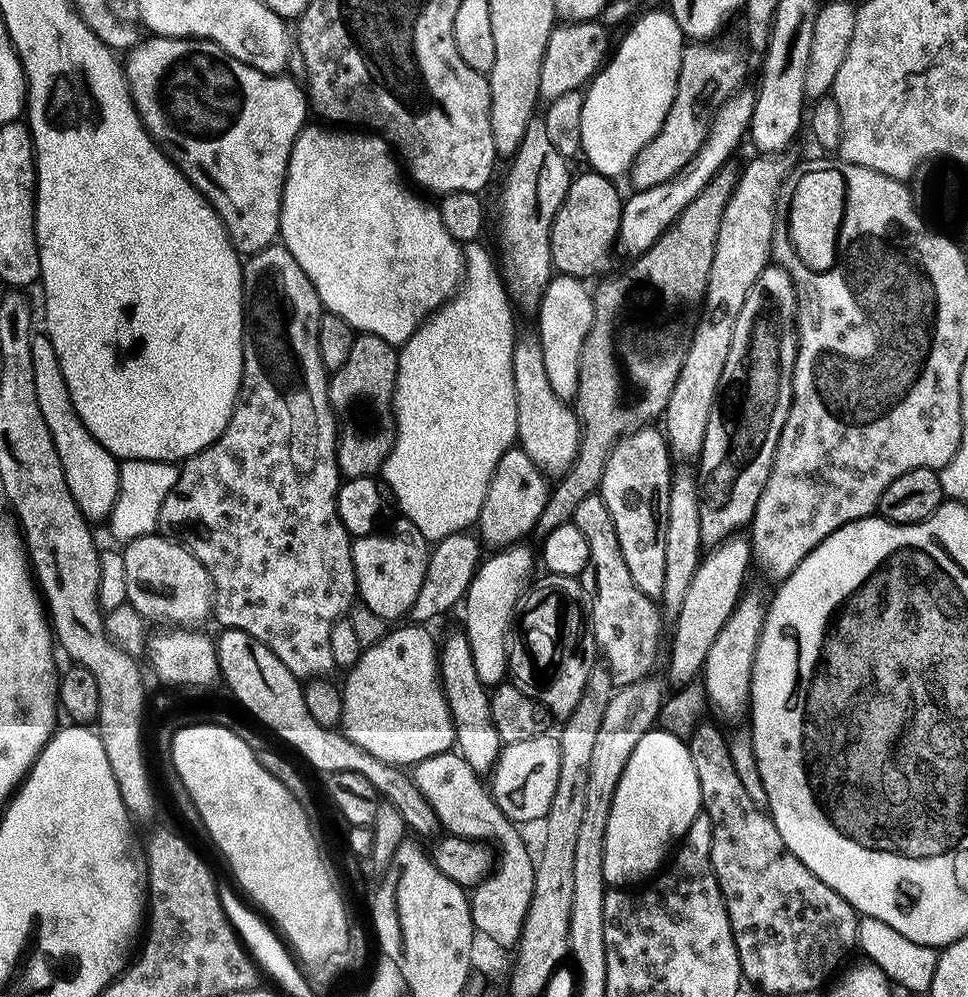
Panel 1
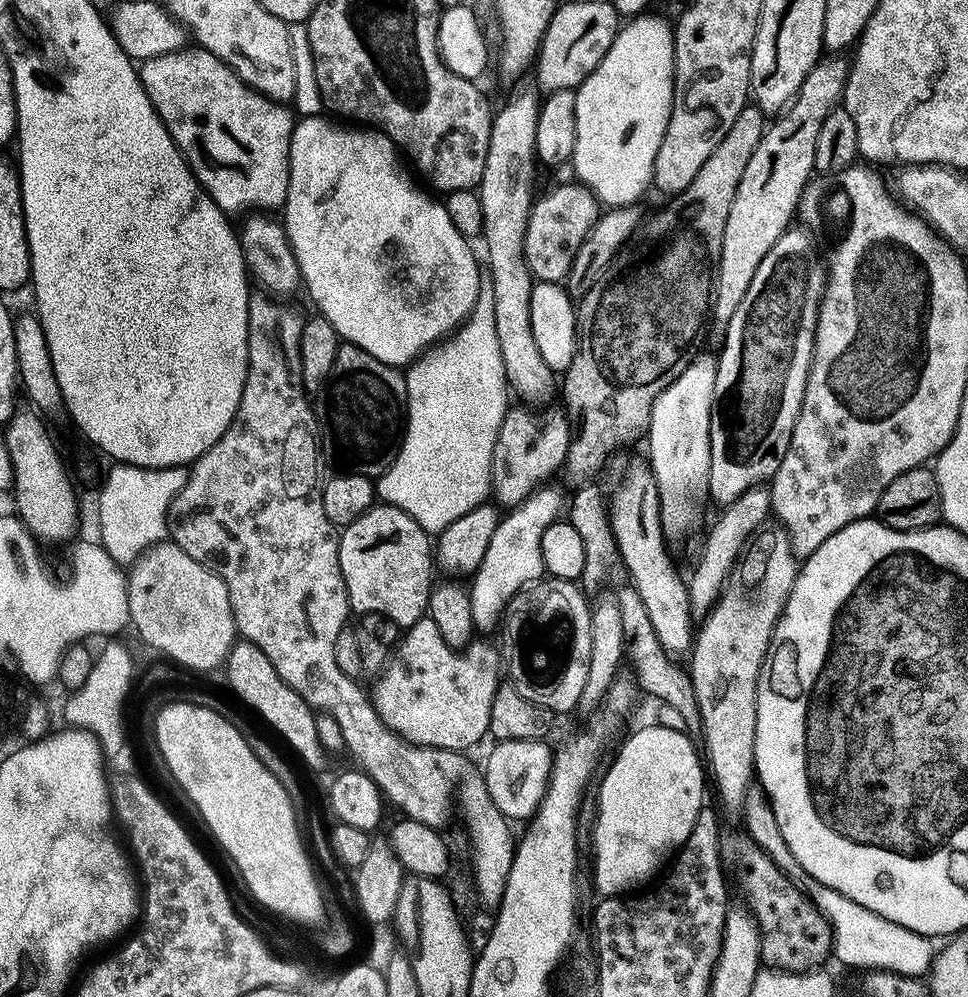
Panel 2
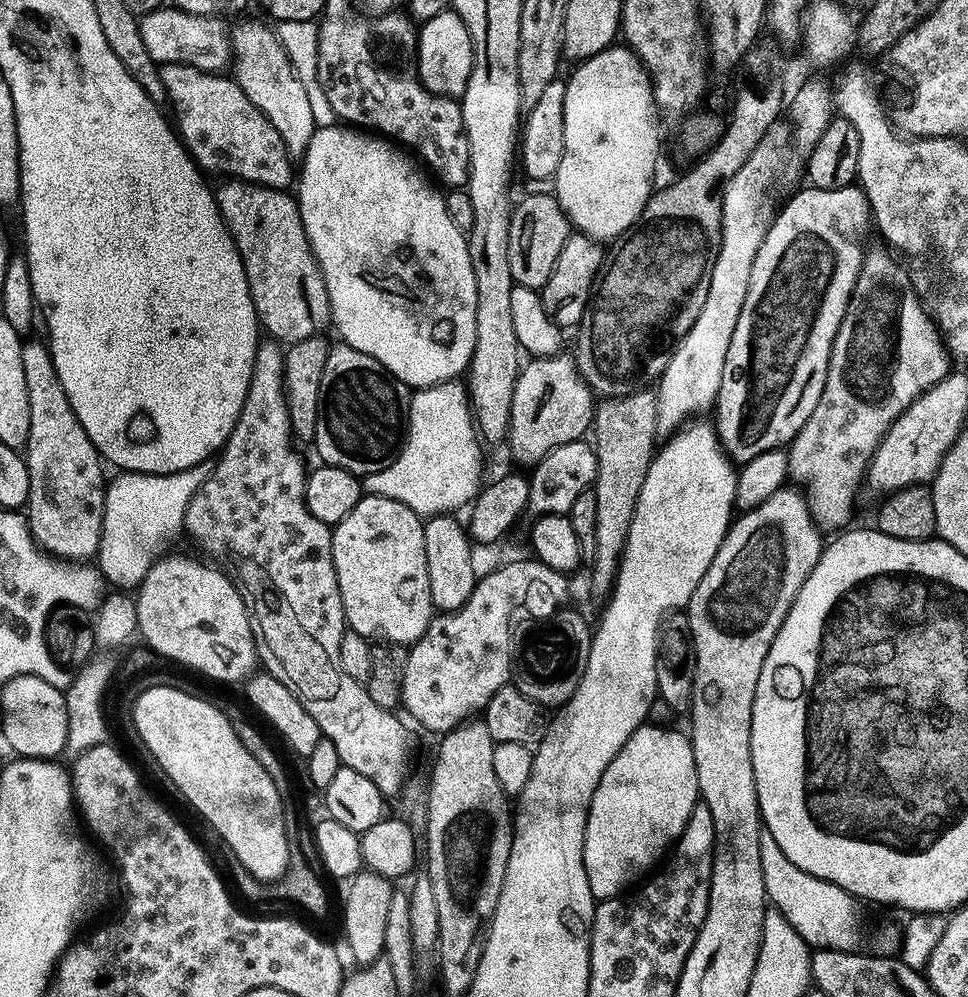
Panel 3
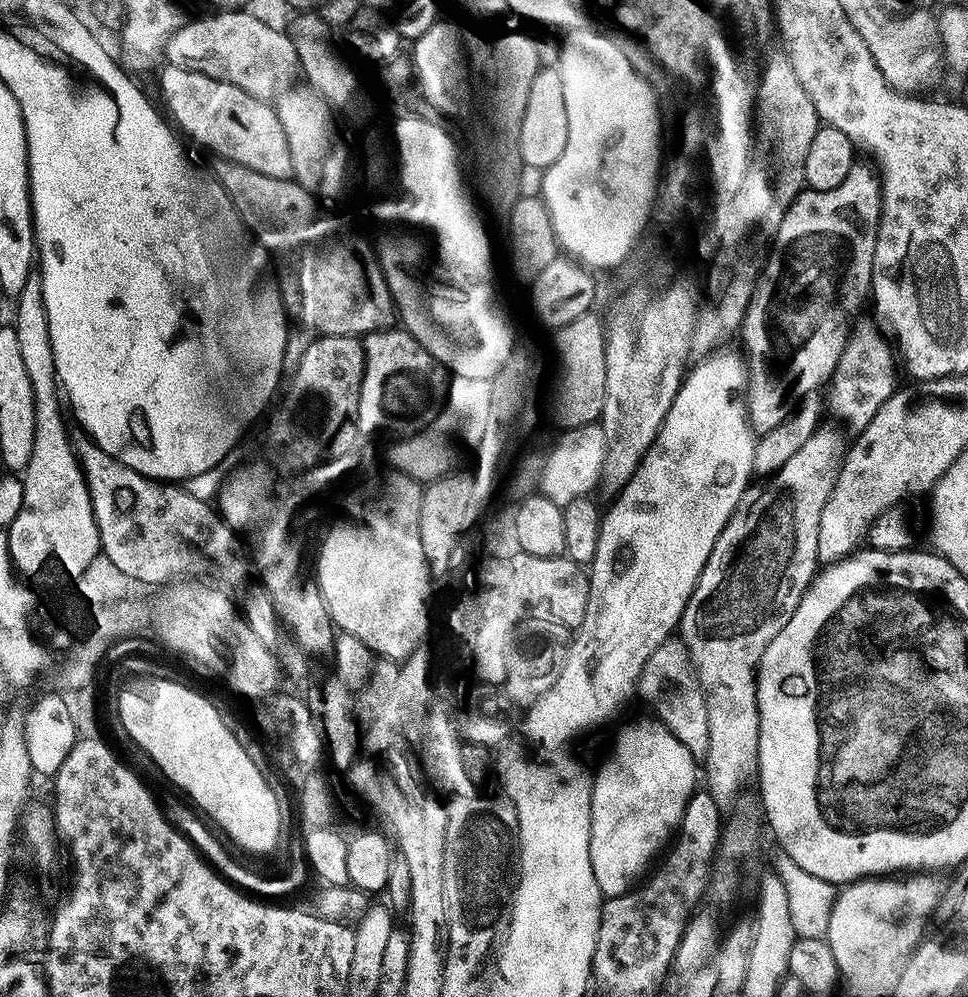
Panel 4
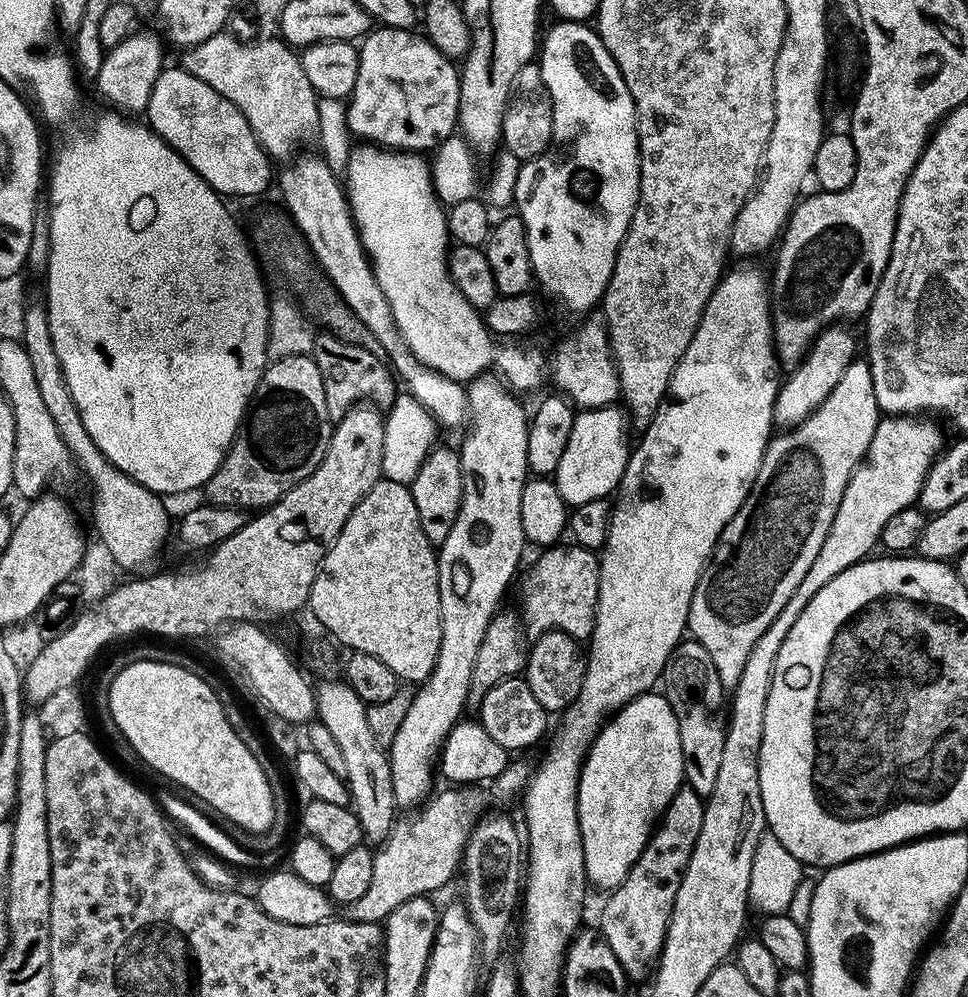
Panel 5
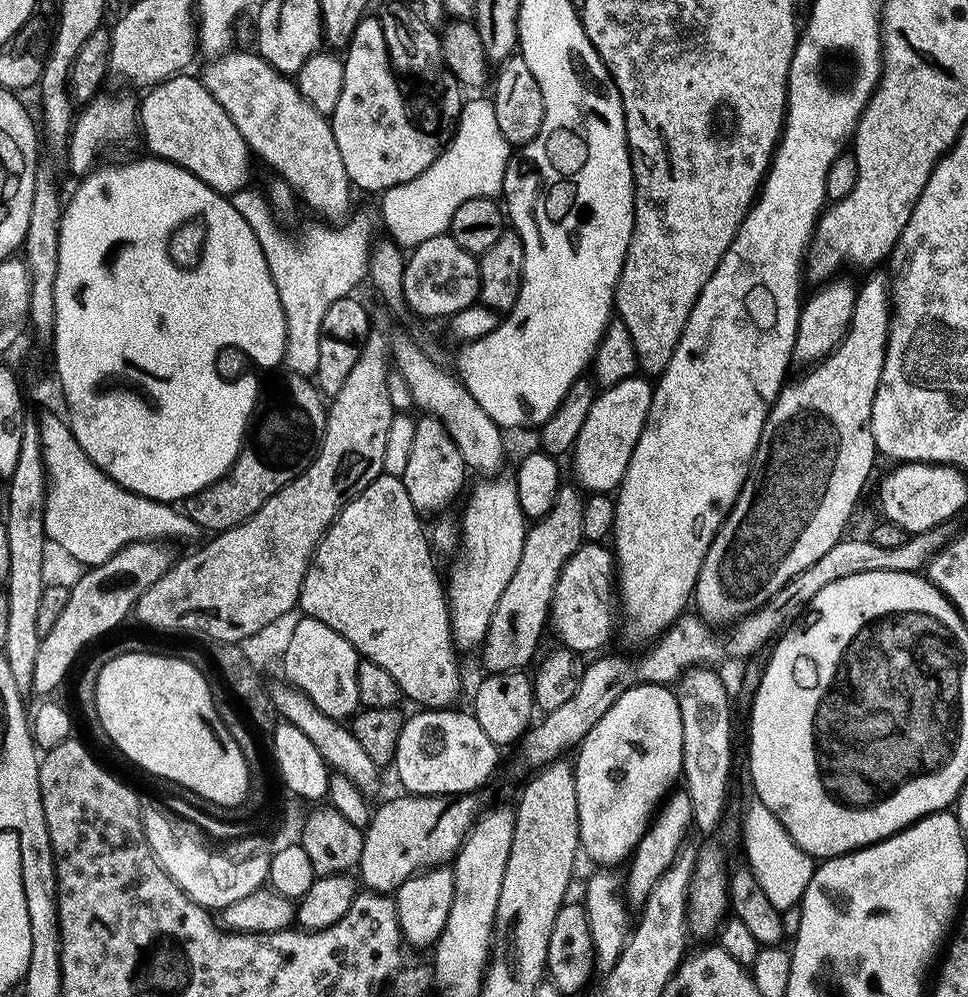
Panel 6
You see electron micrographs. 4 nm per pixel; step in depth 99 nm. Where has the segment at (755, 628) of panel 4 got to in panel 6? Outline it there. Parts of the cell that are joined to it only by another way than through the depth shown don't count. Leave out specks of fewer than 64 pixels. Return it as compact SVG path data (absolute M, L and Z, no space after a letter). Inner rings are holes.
M872 276L864 285L862 283L859 285L852 321L848 327L847 334L842 338L842 342L836 345L836 349L824 357L823 360L811 365L805 371L808 372L805 376L800 376L797 380L789 379L784 387L781 388L780 393L776 395L775 402L772 403L771 408L768 410L768 417L764 423L756 453L752 455L752 462L748 466L748 476L740 487L740 493L734 502L734 506L728 511L728 517L724 519L724 525L718 530L718 534L702 562L702 570L698 574L698 582L694 593L694 608L696 604L697 609L695 608L695 611L709 624L713 626L719 626L719 624L731 626L742 617L758 611L771 596L778 594L778 590L782 590L782 586L786 586L786 582L790 582L790 578L802 574L802 570L806 570L806 566L814 566L814 562L818 562L818 558L822 558L822 554L826 554L826 550L830 550L830 546L834 546L845 535L844 527L847 526L848 519L851 518L852 511L855 510L856 503L859 502L860 495L864 492L864 483L867 482L868 475L872 472L872 467L875 466L876 460L878 461L874 434L870 430L870 414L872 413L874 394L878 390L878 382L882 374L884 352L888 349L889 323L889 281L887 279L883 280L880 276Z

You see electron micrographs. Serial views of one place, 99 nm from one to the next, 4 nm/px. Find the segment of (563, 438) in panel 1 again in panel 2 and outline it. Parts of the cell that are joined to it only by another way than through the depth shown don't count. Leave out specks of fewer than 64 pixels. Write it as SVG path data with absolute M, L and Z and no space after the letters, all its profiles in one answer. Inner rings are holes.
M529 86L529 88L520 88L512 97L509 98L508 104L504 104L493 115L492 129L490 130L490 146L488 147L488 153L486 154L486 170L482 170L482 178L478 185L478 195L482 202L482 218L484 219L484 231L482 233L482 241L488 247L488 264L489 268L486 268L492 277L490 277L490 283L494 290L494 330L498 330L498 346L502 350L502 362L504 363L504 369L506 370L506 378L510 385L511 391L516 392L521 396L523 403L528 406L542 406L545 405L548 399L552 396L552 391L557 391L558 388L558 376L550 370L550 366L546 366L546 362L542 359L542 353L538 350L538 342L534 342L534 330L530 326L530 294L532 293L532 285L534 279L531 271L529 271L527 262L524 260L524 234L526 232L526 226L528 222L528 215L532 212L532 206L534 203L534 195L532 196L532 178L538 169L538 161L536 159L536 143L534 142L534 134L538 130L538 114L540 113L541 97L538 95L535 87Z

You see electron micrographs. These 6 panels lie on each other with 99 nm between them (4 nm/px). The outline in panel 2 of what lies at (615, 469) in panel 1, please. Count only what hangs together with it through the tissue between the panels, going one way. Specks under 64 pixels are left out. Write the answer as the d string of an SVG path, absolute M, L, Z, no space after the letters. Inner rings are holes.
M648 462L632 464L625 470L616 497L611 497L610 512L614 517L615 549L619 563L628 571L632 579L629 580L631 587L635 588L638 598L642 598L642 606L646 606L650 626L654 626L654 634L658 634L662 650L673 658L687 657L694 643L690 594L685 577L676 573L668 558L669 547L664 539L659 514L658 486Z

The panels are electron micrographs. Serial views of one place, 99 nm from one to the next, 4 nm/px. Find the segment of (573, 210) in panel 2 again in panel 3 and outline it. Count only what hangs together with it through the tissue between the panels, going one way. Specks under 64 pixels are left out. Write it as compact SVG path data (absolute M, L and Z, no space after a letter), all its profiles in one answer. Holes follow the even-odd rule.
M536 192L525 200L516 200L508 217L508 249L506 258L510 266L513 285L541 290L547 284L551 271L558 262L558 254L572 232L568 215L556 201L555 195Z

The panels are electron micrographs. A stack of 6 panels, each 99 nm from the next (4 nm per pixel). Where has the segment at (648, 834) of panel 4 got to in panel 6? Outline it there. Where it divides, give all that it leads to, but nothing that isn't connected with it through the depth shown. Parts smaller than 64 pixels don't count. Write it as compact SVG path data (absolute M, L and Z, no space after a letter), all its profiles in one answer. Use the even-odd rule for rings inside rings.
M636 683L625 690L610 710L599 718L590 734L580 741L574 759L580 847L583 855L588 855L596 866L616 866L612 864L627 861L636 851L636 844L643 838L654 813L681 779L683 741L682 714L678 710L675 691L663 684L652 683Z

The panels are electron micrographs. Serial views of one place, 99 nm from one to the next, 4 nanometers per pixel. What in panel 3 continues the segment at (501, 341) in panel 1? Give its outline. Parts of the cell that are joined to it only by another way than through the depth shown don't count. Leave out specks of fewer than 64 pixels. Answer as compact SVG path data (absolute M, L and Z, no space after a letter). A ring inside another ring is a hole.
M459 379L413 391L400 453L382 470L363 477L363 491L369 496L394 498L422 518L455 513L455 508L471 505L482 487L480 444L468 390Z

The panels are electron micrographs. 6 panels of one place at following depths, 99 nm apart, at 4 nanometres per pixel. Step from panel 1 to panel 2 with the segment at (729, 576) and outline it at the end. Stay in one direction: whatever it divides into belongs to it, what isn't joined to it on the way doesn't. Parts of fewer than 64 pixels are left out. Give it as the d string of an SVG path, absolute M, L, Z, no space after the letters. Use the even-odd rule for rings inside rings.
M757 486L746 490L742 498L734 498L734 502L723 505L719 509L720 517L712 524L708 538L704 542L704 550L700 554L700 561L687 577L686 583L690 594L690 610L693 617L703 618L716 604L720 591L724 588L732 568L736 564L736 557L743 551L745 544L752 539L754 533L769 519L772 511L772 494L767 487Z

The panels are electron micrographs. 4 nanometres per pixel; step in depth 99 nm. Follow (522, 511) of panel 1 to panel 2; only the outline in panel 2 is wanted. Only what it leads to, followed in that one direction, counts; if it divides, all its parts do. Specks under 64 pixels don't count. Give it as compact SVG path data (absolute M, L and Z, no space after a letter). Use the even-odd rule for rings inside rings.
M528 406L519 407L509 407L502 418L492 455L490 496L504 510L519 507L533 491L551 481L551 476L556 471L559 473L563 469L564 459L572 441L572 425L559 407L556 409L548 406L543 410L533 410Z

